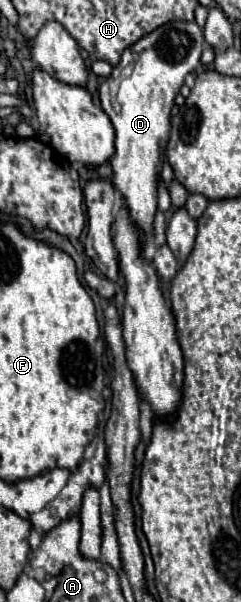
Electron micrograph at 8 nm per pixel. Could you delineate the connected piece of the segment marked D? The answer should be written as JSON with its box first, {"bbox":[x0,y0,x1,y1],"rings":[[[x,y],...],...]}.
{"bbox":[99,21,203,247],"rings":[[[195,21],[167,23],[141,37],[135,45],[127,47],[121,55],[121,61],[99,87],[101,107],[115,127],[111,183],[115,185],[121,199],[127,201],[127,209],[131,209],[131,221],[143,229],[143,247],[147,243],[147,235],[153,233],[153,217],[157,213],[157,185],[171,131],[171,107],[185,77],[199,65],[203,43],[203,31]]]}

